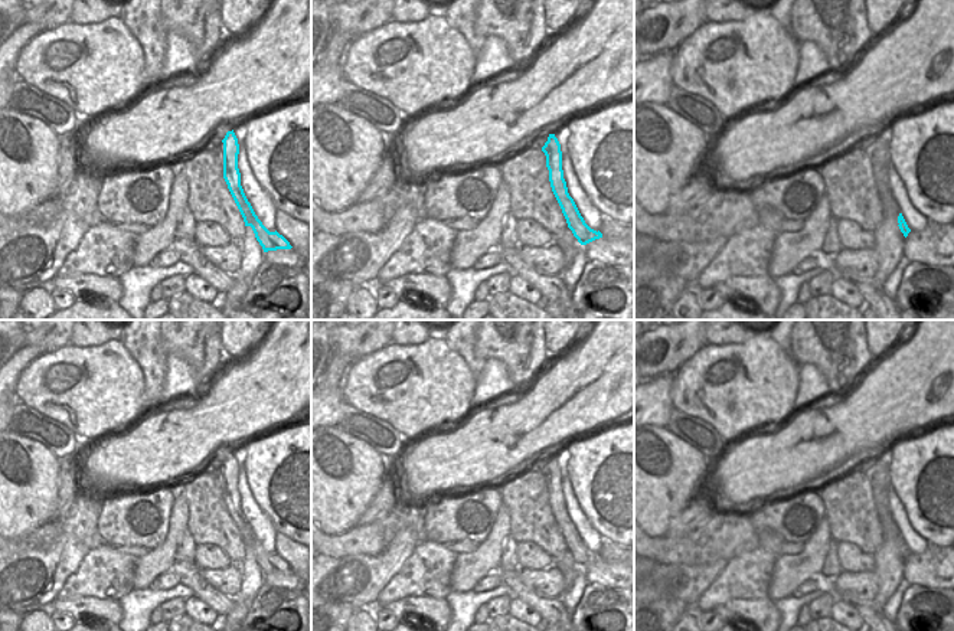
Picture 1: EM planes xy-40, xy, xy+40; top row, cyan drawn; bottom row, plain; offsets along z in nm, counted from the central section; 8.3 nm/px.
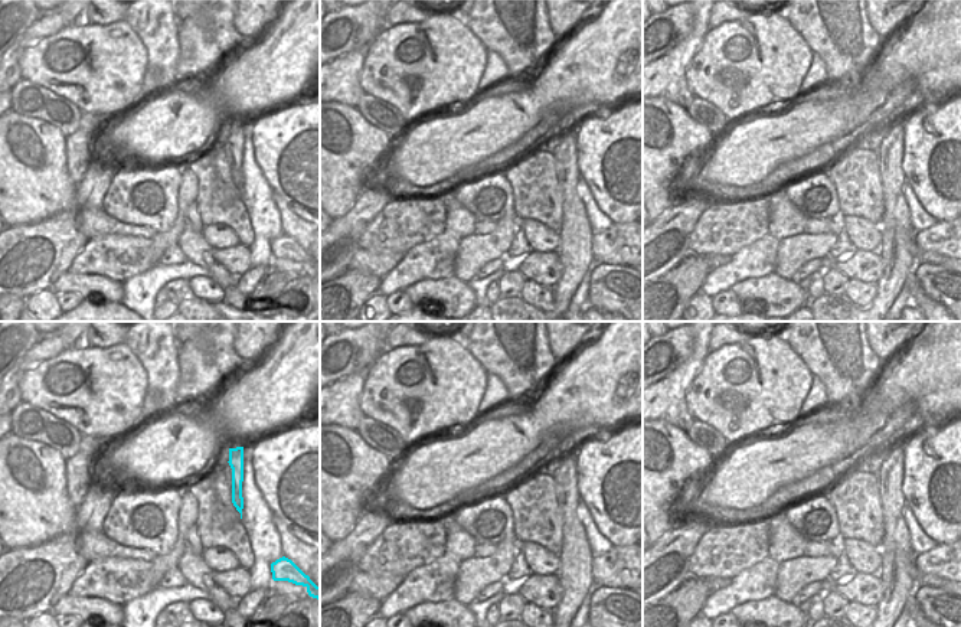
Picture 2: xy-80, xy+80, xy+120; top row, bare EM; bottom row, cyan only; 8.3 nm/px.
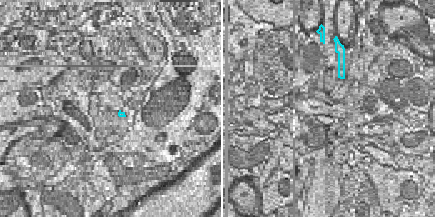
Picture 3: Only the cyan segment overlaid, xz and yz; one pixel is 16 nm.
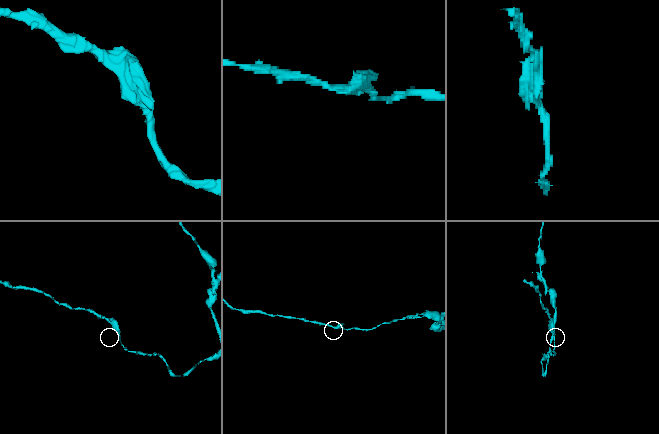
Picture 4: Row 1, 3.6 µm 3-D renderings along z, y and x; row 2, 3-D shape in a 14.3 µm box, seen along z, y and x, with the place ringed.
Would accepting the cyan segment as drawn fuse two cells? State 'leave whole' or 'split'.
split

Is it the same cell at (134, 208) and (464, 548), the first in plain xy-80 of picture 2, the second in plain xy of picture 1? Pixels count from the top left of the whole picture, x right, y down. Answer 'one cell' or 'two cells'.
two cells

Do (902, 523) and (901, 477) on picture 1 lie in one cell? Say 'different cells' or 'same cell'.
different cells

